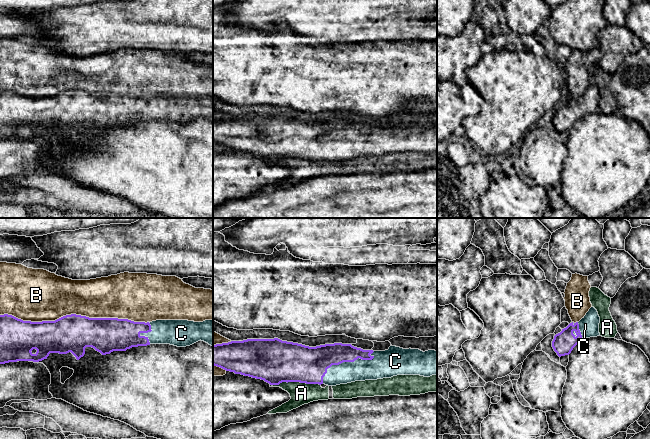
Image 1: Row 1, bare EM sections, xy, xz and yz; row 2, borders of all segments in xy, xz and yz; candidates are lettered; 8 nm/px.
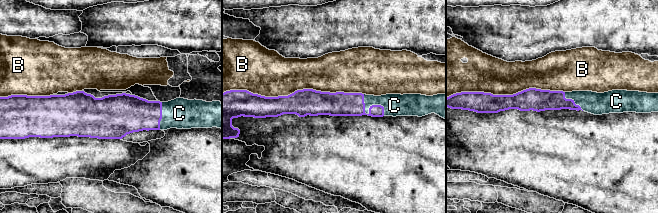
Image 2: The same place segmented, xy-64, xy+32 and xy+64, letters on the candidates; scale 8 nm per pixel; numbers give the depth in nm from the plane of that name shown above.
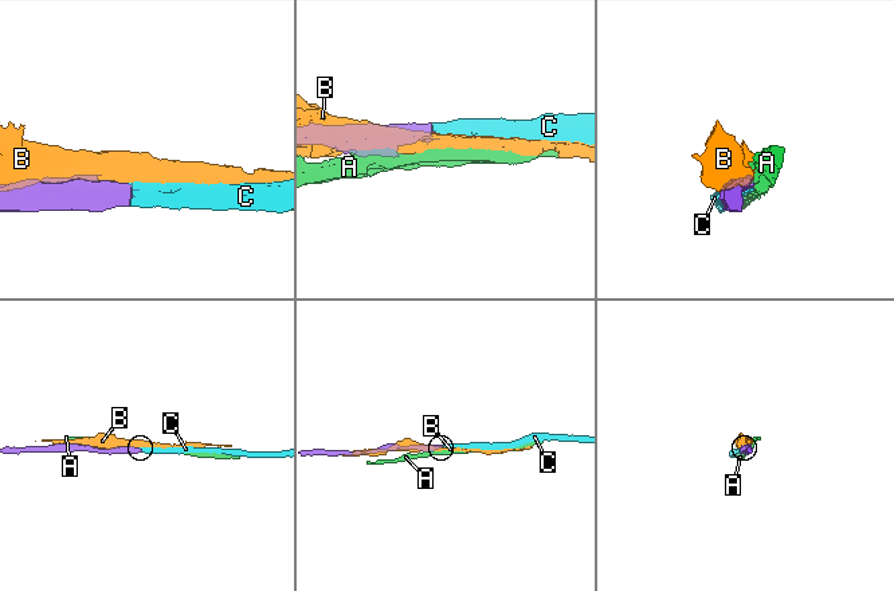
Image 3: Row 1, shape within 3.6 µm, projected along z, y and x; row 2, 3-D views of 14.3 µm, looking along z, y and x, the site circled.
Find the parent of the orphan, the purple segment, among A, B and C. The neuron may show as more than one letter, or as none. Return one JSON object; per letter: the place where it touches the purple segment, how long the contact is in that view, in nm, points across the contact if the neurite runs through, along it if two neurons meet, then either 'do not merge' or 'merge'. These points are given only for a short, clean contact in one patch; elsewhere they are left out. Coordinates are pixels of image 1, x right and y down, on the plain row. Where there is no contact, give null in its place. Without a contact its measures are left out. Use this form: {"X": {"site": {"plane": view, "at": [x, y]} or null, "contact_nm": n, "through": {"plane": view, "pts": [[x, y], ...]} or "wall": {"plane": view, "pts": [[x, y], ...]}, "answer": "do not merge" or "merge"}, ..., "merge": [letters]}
{"A": {"site": {"plane": "xz", "at": [296, 157]}, "contact_nm": 400, "answer": "do not merge"}, "B": {"site": {"plane": "xy", "at": [74, 90]}, "contact_nm": 1200, "answer": "do not merge"}, "C": {"site": {"plane": "xz", "at": [346, 137]}, "contact_nm": 500, "answer": "merge"}, "merge": ["C"]}

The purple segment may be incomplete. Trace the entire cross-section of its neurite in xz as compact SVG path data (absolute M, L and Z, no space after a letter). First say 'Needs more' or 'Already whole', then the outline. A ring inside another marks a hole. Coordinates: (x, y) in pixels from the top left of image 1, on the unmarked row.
Needs more. M278 114L247 115L213 121L213 141L235 150L264 156L270 161L300 158L336 162L397 151L437 151L437 127L423 128L419 125L403 125L392 121L385 127L373 127L342 119L309 123Z

